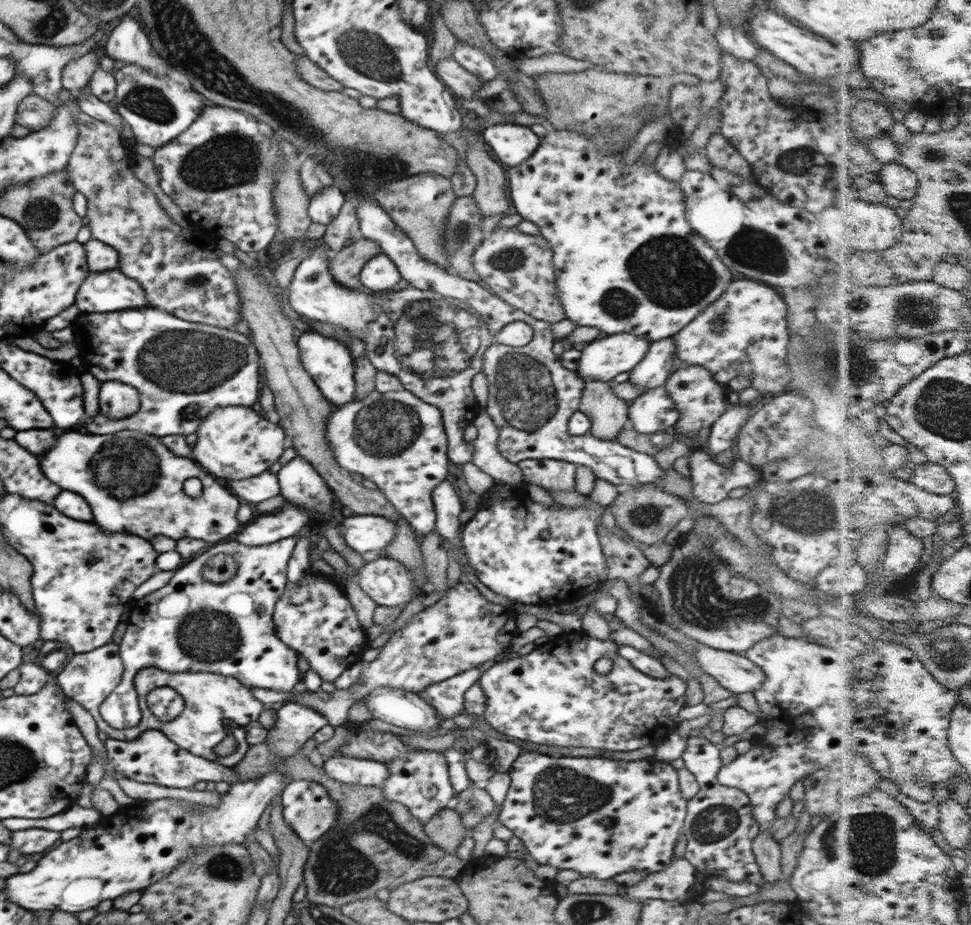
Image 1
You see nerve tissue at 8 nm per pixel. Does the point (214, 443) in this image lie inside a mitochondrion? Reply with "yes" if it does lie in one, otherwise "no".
no

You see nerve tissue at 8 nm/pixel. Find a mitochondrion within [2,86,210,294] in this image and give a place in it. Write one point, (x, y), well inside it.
(39, 213)

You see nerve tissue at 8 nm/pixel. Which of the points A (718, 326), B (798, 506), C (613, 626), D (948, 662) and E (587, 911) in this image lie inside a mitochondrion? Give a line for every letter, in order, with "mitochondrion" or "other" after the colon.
A: mitochondrion
B: mitochondrion
C: other
D: mitochondrion
E: mitochondrion

